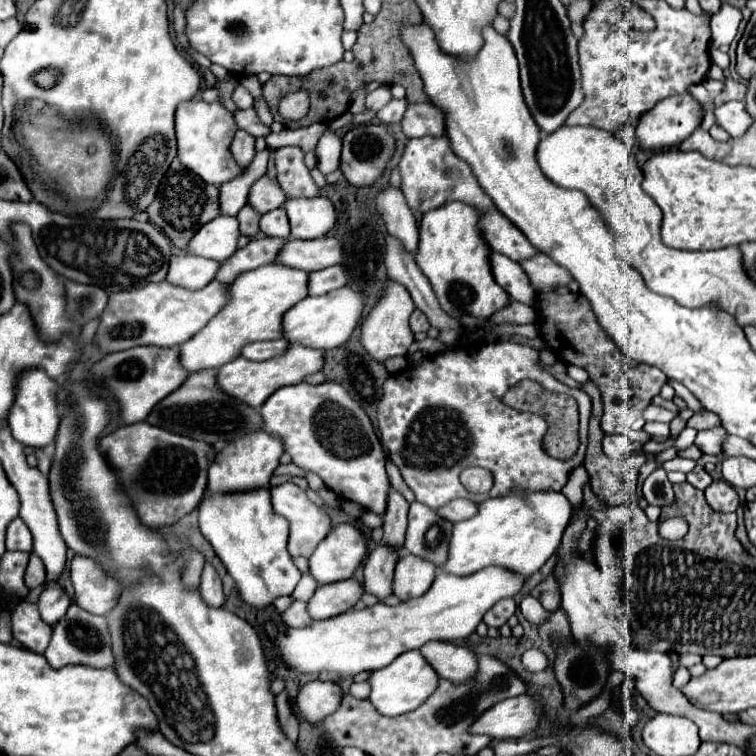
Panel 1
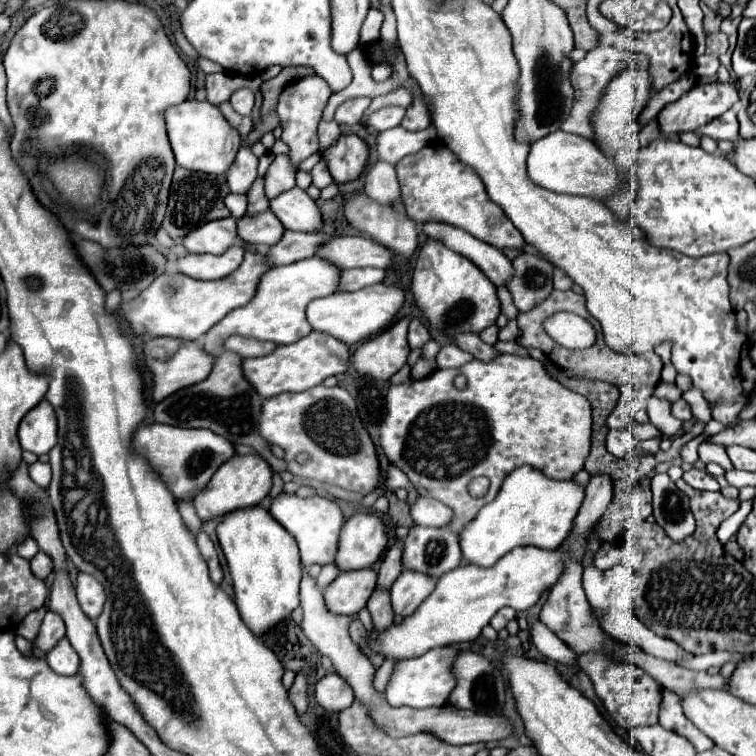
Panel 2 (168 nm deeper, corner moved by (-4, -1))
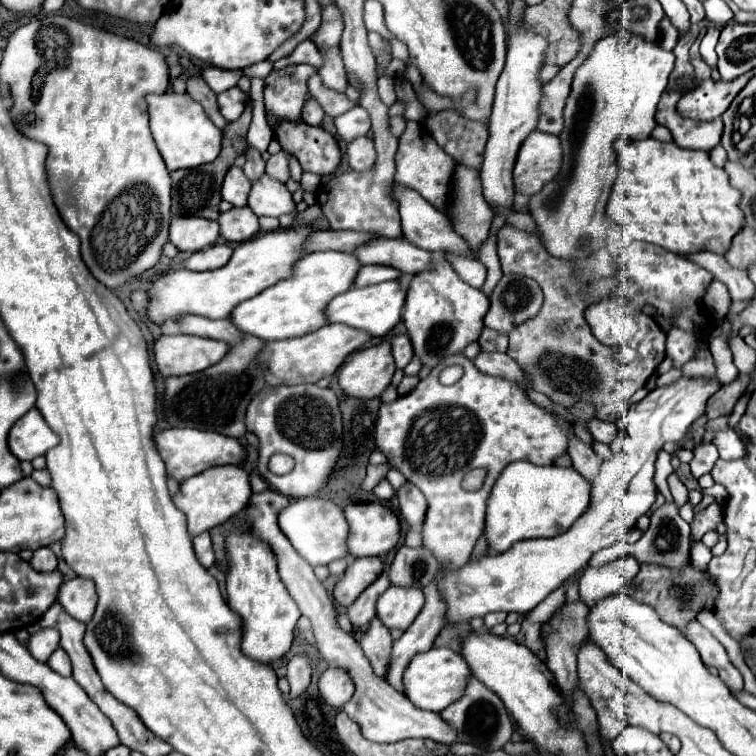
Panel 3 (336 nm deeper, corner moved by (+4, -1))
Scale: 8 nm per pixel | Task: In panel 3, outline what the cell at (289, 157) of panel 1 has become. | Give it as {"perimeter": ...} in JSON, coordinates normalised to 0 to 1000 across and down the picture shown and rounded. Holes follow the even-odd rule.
{"perimeter":[[[382,86],[372,94],[358,94],[353,99],[351,104],[351,152],[353,157],[361,157],[361,165],[372,160],[385,160],[385,163],[401,160],[401,142],[411,126],[406,107],[417,97],[419,97],[419,89],[414,86]]]}

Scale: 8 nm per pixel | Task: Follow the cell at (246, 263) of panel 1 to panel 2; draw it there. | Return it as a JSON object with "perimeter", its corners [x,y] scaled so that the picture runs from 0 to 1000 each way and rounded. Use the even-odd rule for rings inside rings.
{"perimeter":[[[377,306],[372,319],[364,321],[353,332],[353,345],[358,351],[382,351],[406,340],[419,337],[419,327],[430,321],[435,311],[419,306],[419,308],[390,308],[390,306]]]}

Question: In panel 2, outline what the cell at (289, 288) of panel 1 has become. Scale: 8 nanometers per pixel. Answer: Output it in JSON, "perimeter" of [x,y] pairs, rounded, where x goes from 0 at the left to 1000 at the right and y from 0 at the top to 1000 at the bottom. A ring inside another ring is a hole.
{"perimeter":[[[409,340],[403,345],[393,345],[388,351],[374,351],[374,353],[361,353],[356,356],[343,374],[343,382],[332,401],[321,403],[319,409],[308,409],[306,414],[298,417],[274,443],[269,451],[271,464],[287,467],[292,464],[295,448],[303,443],[321,443],[321,446],[337,446],[345,451],[361,451],[366,456],[380,456],[388,454],[403,443],[411,440],[411,430],[403,419],[406,403],[419,396],[419,393],[433,393],[438,388],[446,388],[446,353],[435,353],[427,343]]]}

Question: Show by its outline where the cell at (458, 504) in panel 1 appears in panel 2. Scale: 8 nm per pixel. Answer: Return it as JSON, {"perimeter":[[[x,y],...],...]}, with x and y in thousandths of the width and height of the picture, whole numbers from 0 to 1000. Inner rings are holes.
{"perimeter":[[[552,657],[552,663],[544,668],[544,684],[546,692],[557,697],[589,697],[597,689],[599,676],[578,660]]]}

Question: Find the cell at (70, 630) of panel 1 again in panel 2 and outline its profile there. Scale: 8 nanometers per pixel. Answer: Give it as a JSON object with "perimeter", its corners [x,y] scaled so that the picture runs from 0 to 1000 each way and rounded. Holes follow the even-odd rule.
{"perimeter":[[[81,845],[73,858],[62,864],[62,877],[75,893],[99,893],[104,888],[104,866],[97,861],[91,845]],[[67,869],[67,877],[65,877]]]}

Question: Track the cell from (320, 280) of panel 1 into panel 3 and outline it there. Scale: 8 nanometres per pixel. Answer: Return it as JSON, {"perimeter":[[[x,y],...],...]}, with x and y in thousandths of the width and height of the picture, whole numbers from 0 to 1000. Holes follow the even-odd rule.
{"perimeter":[[[488,351],[488,353],[478,353],[467,377],[470,380],[485,380],[485,377],[496,377],[496,374],[507,374],[507,372],[517,372],[525,369],[530,364],[530,358],[520,356],[520,353],[504,353],[504,351]]]}

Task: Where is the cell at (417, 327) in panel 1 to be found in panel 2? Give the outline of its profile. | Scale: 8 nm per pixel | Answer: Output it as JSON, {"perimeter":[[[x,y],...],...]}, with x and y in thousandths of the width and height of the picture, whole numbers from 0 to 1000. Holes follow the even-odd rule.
{"perimeter":[[[544,422],[541,427],[541,459],[544,462],[557,462],[570,446],[567,446],[567,438],[565,433],[554,425],[554,422]]]}

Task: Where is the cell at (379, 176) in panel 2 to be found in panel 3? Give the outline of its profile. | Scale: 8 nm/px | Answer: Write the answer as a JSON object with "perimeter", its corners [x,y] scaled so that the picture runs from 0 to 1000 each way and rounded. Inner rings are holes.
{"perimeter":[[[472,181],[459,192],[459,210],[467,226],[488,226],[496,216],[496,194],[485,181]]]}

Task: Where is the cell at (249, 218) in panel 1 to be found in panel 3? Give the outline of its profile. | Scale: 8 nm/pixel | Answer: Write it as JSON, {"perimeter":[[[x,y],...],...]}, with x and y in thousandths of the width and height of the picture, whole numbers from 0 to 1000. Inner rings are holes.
{"perimeter":[[[329,194],[324,205],[327,205],[327,216],[321,218],[321,226],[324,226],[327,237],[332,242],[337,242],[351,229],[351,213],[345,210],[345,202],[340,197],[335,197],[335,194]]]}

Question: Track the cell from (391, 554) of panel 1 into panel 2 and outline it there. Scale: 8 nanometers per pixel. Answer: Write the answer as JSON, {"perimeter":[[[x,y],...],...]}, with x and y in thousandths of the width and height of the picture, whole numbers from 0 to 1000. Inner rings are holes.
{"perimeter":[[[496,782],[488,790],[485,806],[493,816],[493,835],[509,835],[509,829],[520,827],[520,806],[517,806],[517,792],[512,782]]]}

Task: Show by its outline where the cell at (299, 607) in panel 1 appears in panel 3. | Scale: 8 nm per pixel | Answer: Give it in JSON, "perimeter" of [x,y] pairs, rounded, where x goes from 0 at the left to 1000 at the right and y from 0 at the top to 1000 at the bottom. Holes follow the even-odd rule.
{"perimeter":[[[353,647],[348,652],[335,652],[329,671],[327,671],[327,687],[332,689],[332,705],[337,710],[353,716],[358,721],[364,737],[369,739],[366,742],[369,761],[372,761],[374,771],[380,774],[385,790],[396,800],[398,813],[403,813],[411,821],[411,832],[417,840],[417,856],[425,864],[425,869],[435,880],[454,882],[462,888],[467,906],[470,906],[470,917],[462,925],[462,935],[456,930],[456,940],[462,943],[462,948],[478,962],[478,970],[488,980],[496,980],[496,983],[522,983],[522,980],[533,980],[533,978],[570,978],[570,980],[589,983],[589,985],[604,983],[607,978],[602,972],[602,964],[591,954],[586,954],[586,948],[581,943],[546,935],[546,930],[541,930],[541,925],[533,917],[520,911],[509,898],[501,898],[501,893],[496,893],[488,872],[483,872],[480,858],[475,856],[472,845],[467,840],[456,837],[446,827],[446,808],[443,808],[440,792],[433,787],[430,776],[417,763],[414,750],[409,745],[403,745],[403,739],[398,739],[398,734],[393,734],[393,729],[388,726],[382,713],[377,713],[377,708],[366,697],[366,676],[372,676],[372,671],[380,671],[380,668],[382,668],[382,660],[366,649]]]}

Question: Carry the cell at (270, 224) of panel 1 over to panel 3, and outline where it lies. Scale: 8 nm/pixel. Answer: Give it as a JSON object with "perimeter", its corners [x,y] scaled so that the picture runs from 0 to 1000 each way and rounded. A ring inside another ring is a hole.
{"perimeter":[[[327,271],[308,274],[306,279],[295,282],[290,287],[290,298],[292,298],[292,313],[308,321],[329,319],[343,308],[343,290]]]}

